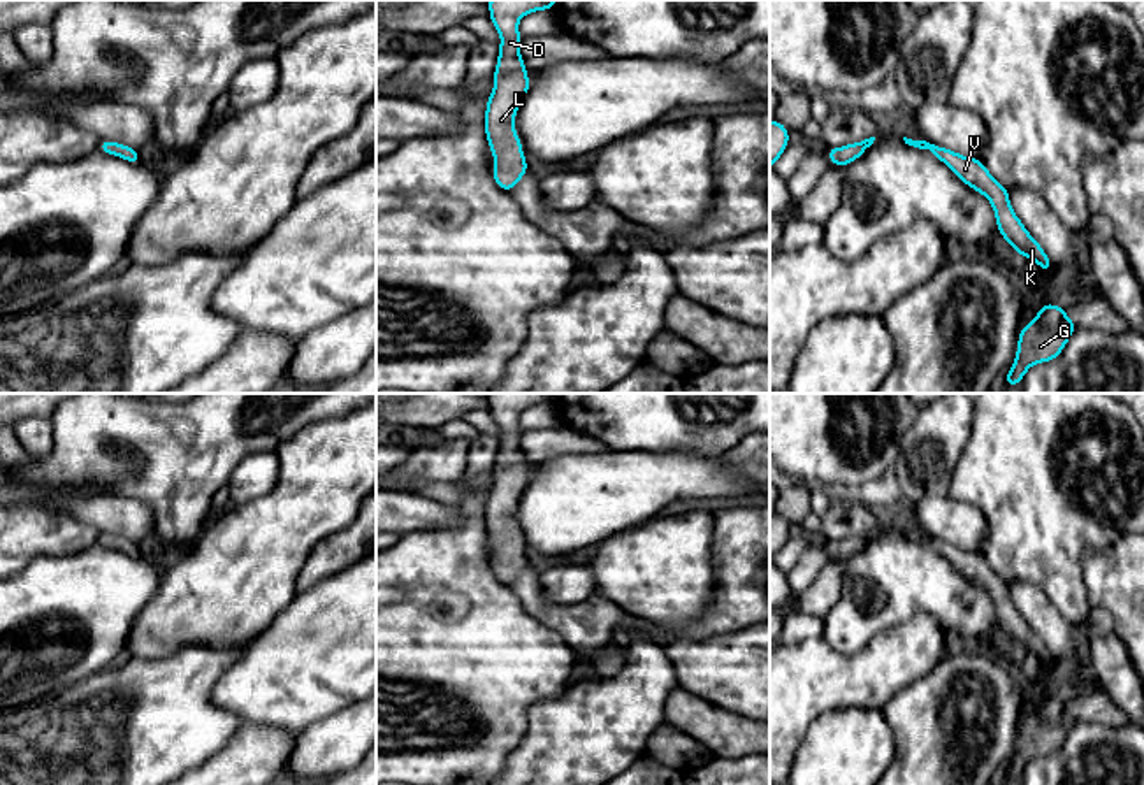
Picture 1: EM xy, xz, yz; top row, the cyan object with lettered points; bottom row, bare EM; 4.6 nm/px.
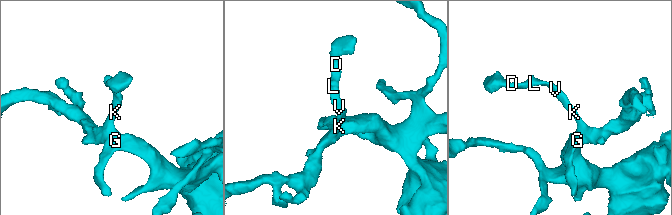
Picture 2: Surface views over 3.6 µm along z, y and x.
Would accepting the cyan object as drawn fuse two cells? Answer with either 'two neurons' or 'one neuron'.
one neuron

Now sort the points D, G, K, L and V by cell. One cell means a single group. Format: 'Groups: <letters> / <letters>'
Groups: D G K L V

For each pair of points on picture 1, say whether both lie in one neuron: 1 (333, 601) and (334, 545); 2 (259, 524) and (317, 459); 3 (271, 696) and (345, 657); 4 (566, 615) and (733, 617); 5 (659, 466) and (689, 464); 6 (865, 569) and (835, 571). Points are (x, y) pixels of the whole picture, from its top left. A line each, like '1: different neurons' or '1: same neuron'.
1: different neurons
2: same neuron
3: same neuron
4: same neuron
5: same neuron
6: different neurons

